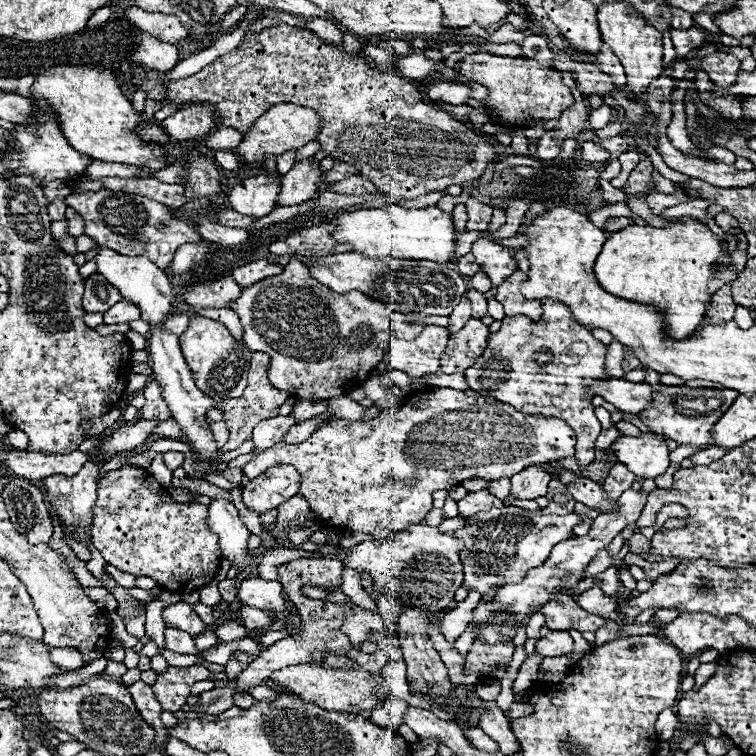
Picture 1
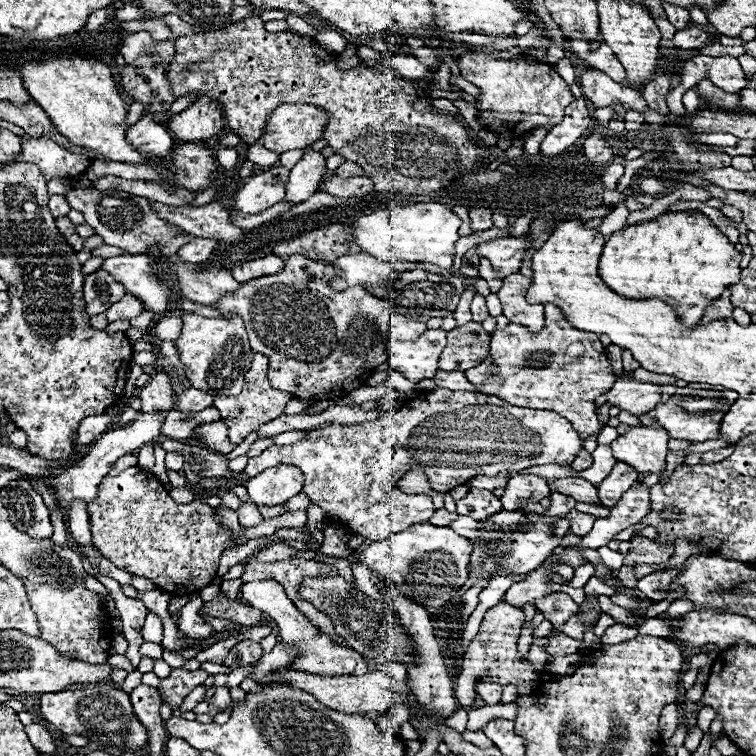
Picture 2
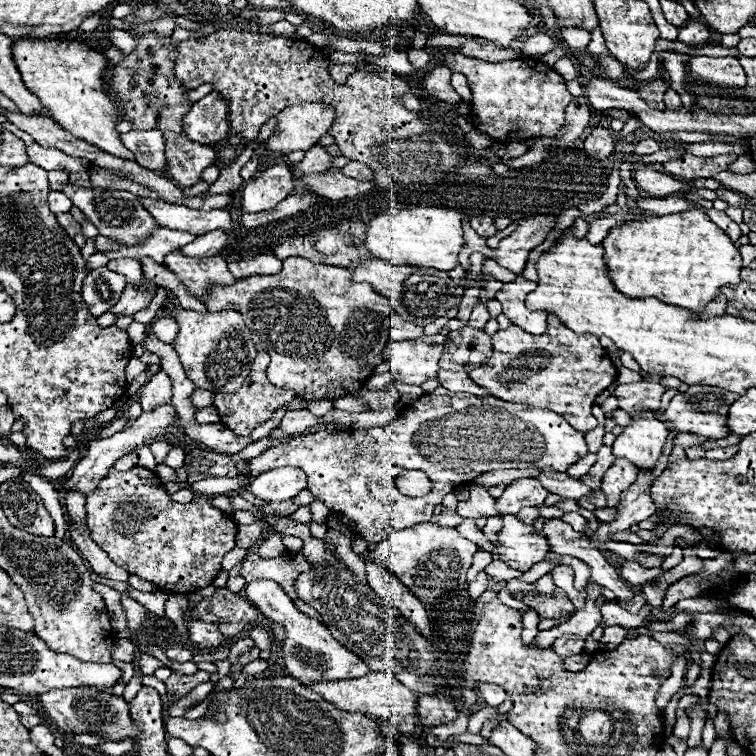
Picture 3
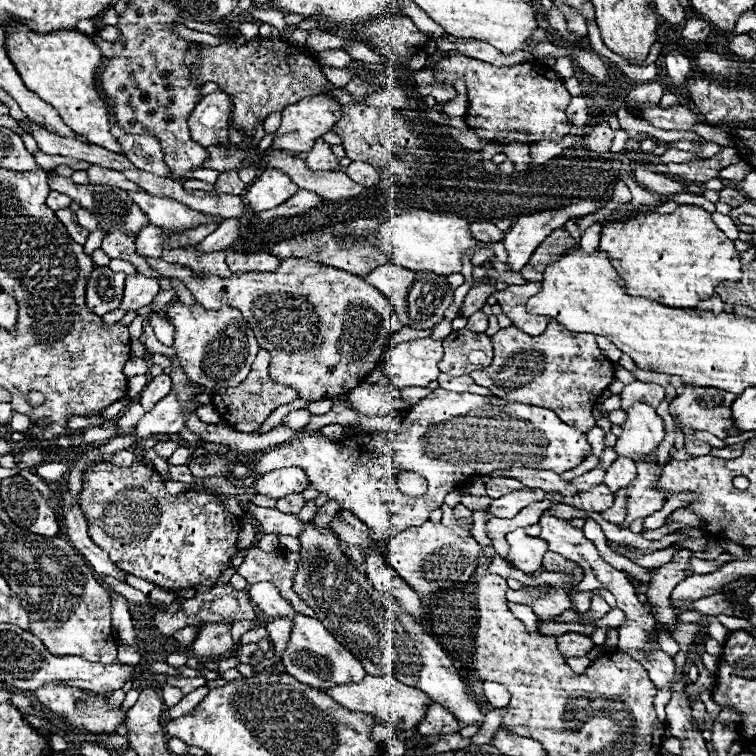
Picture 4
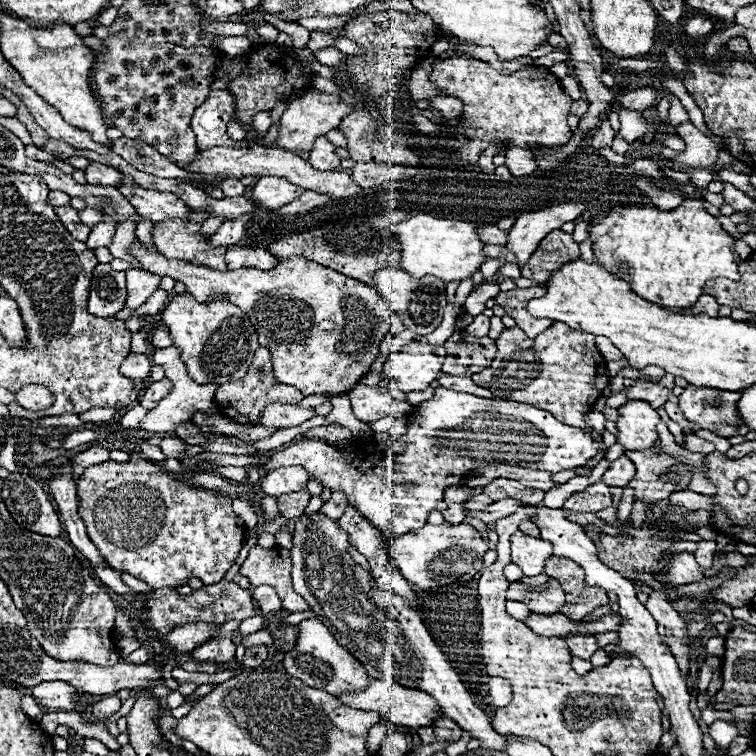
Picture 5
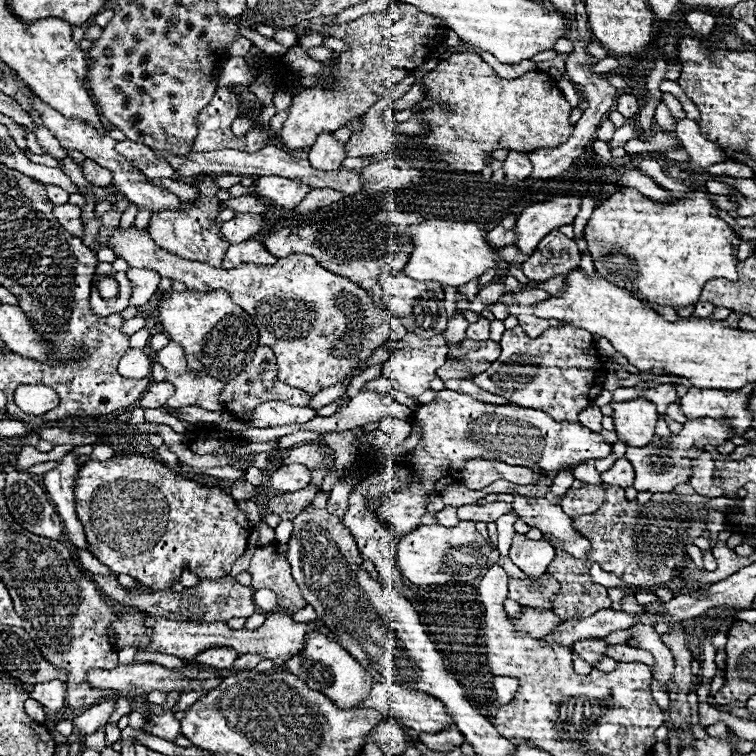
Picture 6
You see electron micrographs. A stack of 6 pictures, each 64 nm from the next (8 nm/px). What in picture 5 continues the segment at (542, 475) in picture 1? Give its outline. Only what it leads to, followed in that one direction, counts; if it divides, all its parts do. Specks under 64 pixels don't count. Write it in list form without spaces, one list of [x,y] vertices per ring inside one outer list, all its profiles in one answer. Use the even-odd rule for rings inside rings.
[[[504,498],[504,500],[496,500],[494,504],[486,506],[482,512],[480,512],[480,510],[478,510],[478,512],[474,512],[474,510],[464,508],[464,516],[478,518],[478,520],[482,520],[482,522],[490,524],[490,522],[496,522],[496,520],[500,520],[500,518],[504,518],[504,516],[514,514],[514,512],[520,508],[520,504],[522,504],[520,500],[514,500],[514,498]]]

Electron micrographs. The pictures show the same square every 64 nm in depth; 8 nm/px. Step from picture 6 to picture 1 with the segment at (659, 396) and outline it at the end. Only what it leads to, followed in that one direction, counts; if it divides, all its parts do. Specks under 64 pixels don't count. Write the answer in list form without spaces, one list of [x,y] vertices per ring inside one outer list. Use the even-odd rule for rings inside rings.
[[[612,378],[602,384],[592,386],[592,390],[602,396],[606,402],[614,404],[620,412],[640,414],[650,408],[654,388],[650,384],[636,384],[624,378]]]

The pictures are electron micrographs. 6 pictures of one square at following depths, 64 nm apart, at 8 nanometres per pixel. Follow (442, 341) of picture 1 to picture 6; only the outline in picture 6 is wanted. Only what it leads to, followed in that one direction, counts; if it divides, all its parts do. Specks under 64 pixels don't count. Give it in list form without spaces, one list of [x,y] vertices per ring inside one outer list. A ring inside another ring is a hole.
[[[448,346],[402,348],[384,362],[382,376],[392,382],[394,390],[420,396],[430,390],[430,382],[436,378],[436,370],[446,362],[446,356]]]

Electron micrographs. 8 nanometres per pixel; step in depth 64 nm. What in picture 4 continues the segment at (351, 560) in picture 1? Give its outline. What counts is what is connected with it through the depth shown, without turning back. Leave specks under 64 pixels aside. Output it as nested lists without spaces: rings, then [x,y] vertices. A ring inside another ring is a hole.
[[[426,522],[418,528],[408,528],[394,536],[386,546],[386,560],[390,566],[414,588],[418,594],[432,594],[450,588],[456,582],[466,582],[478,568],[482,546],[462,526],[444,526]]]

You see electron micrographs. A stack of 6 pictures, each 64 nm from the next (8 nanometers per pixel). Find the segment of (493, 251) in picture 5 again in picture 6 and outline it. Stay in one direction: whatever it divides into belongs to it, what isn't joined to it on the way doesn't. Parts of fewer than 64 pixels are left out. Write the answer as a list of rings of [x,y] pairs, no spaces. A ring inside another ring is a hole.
[[[504,246],[504,248],[496,248],[496,252],[498,252],[498,256],[502,258],[502,260],[506,260],[506,262],[512,262],[512,260],[516,260],[516,262],[526,262],[526,258],[530,258],[530,256],[526,256],[526,254],[522,254],[520,252],[520,248],[518,246]]]

